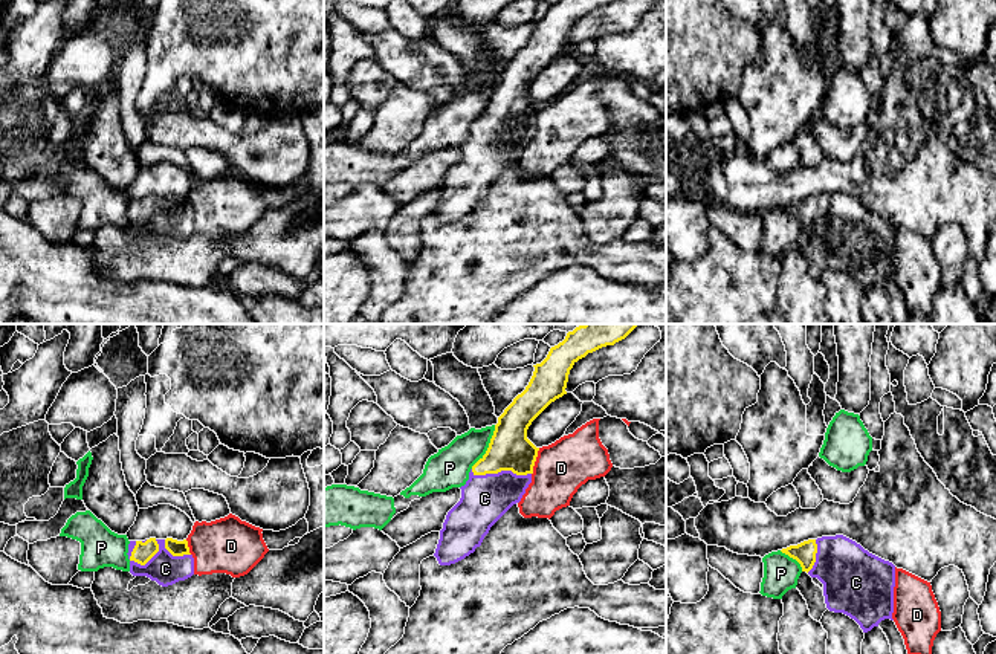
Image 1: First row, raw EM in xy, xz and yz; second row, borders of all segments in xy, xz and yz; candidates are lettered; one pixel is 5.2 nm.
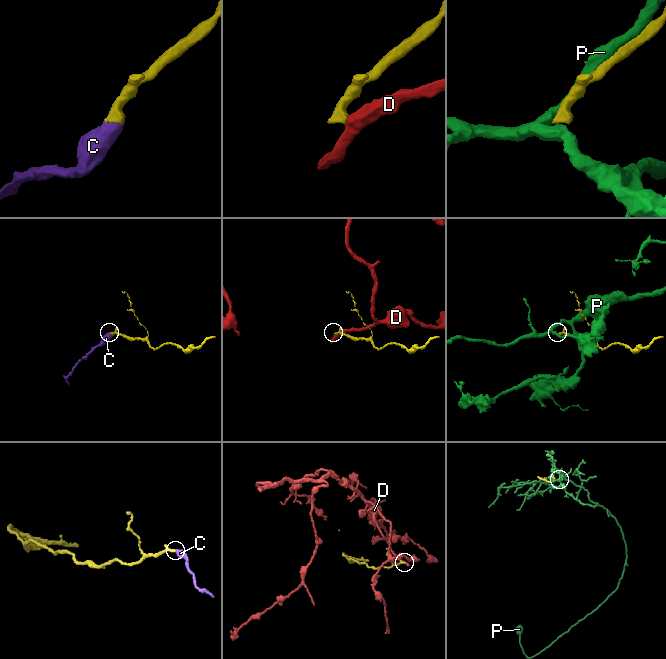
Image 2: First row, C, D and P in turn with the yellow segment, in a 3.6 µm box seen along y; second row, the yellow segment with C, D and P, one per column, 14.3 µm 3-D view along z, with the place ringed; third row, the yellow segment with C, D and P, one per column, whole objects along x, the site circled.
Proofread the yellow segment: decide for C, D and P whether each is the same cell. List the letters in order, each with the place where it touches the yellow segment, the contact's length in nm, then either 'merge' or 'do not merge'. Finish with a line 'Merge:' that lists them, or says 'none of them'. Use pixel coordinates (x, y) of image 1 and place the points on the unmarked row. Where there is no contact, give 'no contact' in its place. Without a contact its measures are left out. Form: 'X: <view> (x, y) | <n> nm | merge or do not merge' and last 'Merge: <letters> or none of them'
C: xz (501, 127) | 320 nm | merge
D: xz (535, 118) | 150 nm | do not merge
P: xz (489, 104) | 260 nm | do not merge
Merge: C

